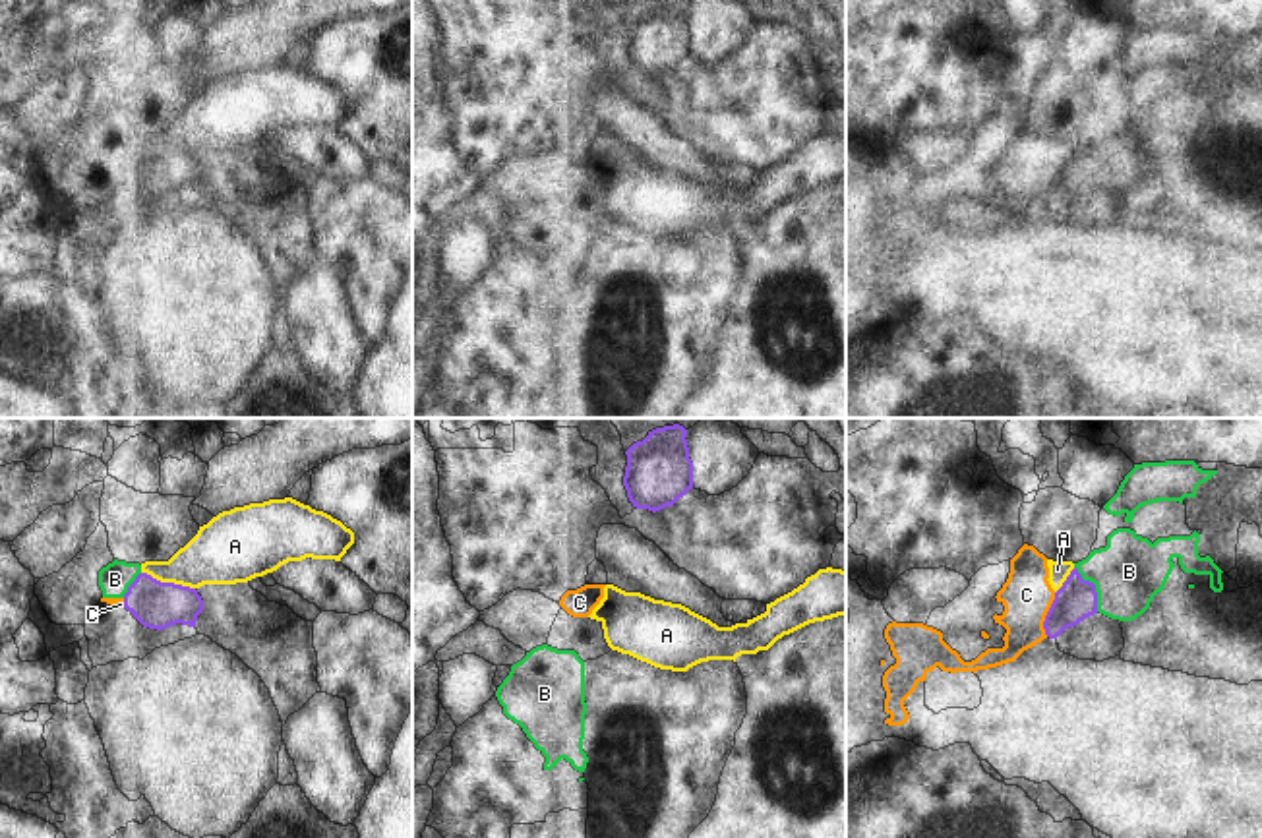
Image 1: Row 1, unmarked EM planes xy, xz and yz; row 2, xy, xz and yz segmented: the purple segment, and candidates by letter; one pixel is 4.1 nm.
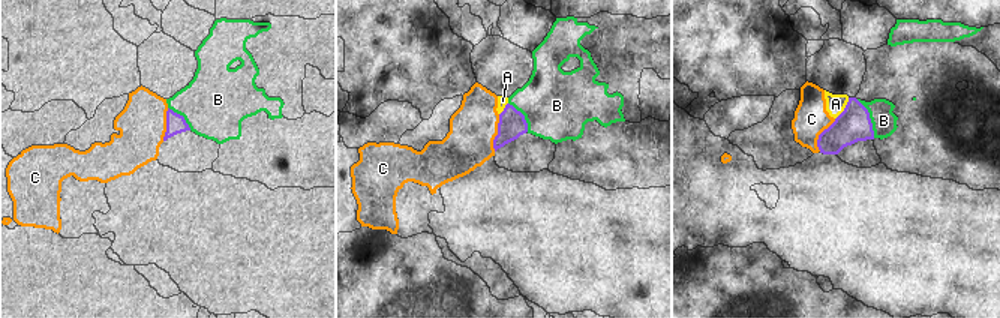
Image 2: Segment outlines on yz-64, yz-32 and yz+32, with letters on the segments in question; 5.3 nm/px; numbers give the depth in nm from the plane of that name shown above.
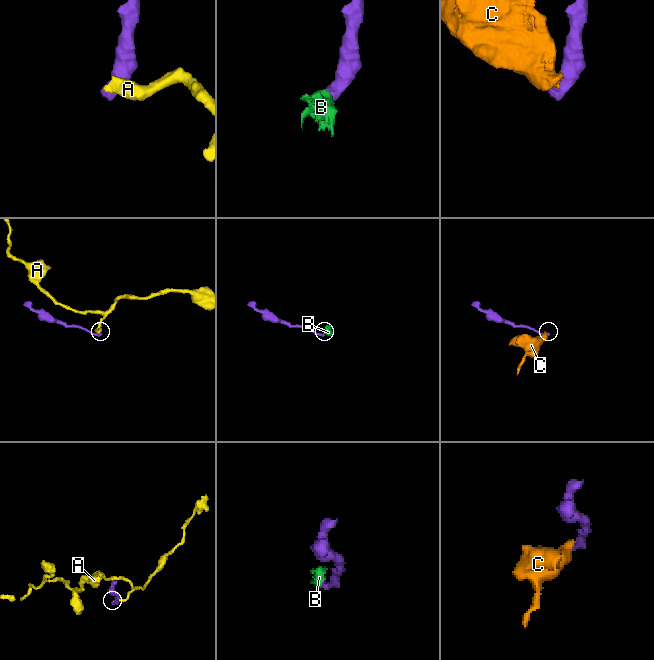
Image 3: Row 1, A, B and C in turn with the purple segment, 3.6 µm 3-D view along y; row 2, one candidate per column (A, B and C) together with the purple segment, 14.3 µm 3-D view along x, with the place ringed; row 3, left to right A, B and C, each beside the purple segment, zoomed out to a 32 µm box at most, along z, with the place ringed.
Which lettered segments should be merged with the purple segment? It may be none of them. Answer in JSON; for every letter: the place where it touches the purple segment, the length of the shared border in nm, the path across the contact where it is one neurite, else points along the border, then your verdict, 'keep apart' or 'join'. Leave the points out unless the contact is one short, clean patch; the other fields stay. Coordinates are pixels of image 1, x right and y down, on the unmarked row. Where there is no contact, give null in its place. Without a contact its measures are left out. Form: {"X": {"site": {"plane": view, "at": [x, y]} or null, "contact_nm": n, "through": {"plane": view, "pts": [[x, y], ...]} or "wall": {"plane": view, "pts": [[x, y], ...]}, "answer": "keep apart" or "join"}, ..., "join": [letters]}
{"A": {"site": {"plane": "xy", "at": [169, 149]}, "contact_nm": 240, "wall": {"plane": "xy", "pts": [[142, 138], [161, 148], [194, 155]]}, "answer": "keep apart"}, "B": {"site": {"plane": "yz", "at": [1094, 153]}, "contact_nm": 220, "through": {"plane": "yz", "pts": [[1077, 165], [1094, 153], [1119, 148], [1129, 138]]}, "answer": "join"}, "C": {"site": {"plane": "yz", "at": [1048, 180]}, "contact_nm": 190, "wall": {"plane": "yz", "pts": [[1055, 159], [1044, 188], [1046, 202]]}, "answer": "keep apart"}, "join": ["B"]}

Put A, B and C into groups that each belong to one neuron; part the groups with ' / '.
A C / B

